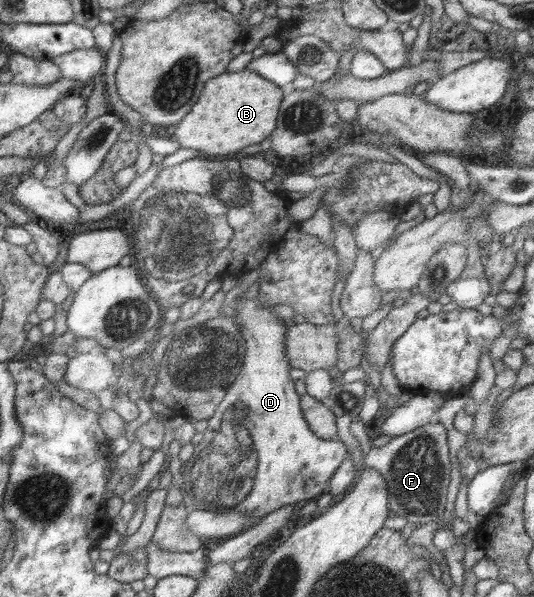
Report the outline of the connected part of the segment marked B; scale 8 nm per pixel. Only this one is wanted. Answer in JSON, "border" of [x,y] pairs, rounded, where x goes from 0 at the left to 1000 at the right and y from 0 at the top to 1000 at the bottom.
{"border":[[[455,116],[446,121],[414,122],[390,136],[384,136],[373,164],[363,171],[356,186],[331,206],[324,226],[318,229],[333,238],[341,250],[363,250],[371,253],[371,263],[388,265],[403,260],[427,261],[449,253],[453,246],[487,240],[498,233],[515,214],[519,186],[536,151],[521,147],[474,119]]]}

